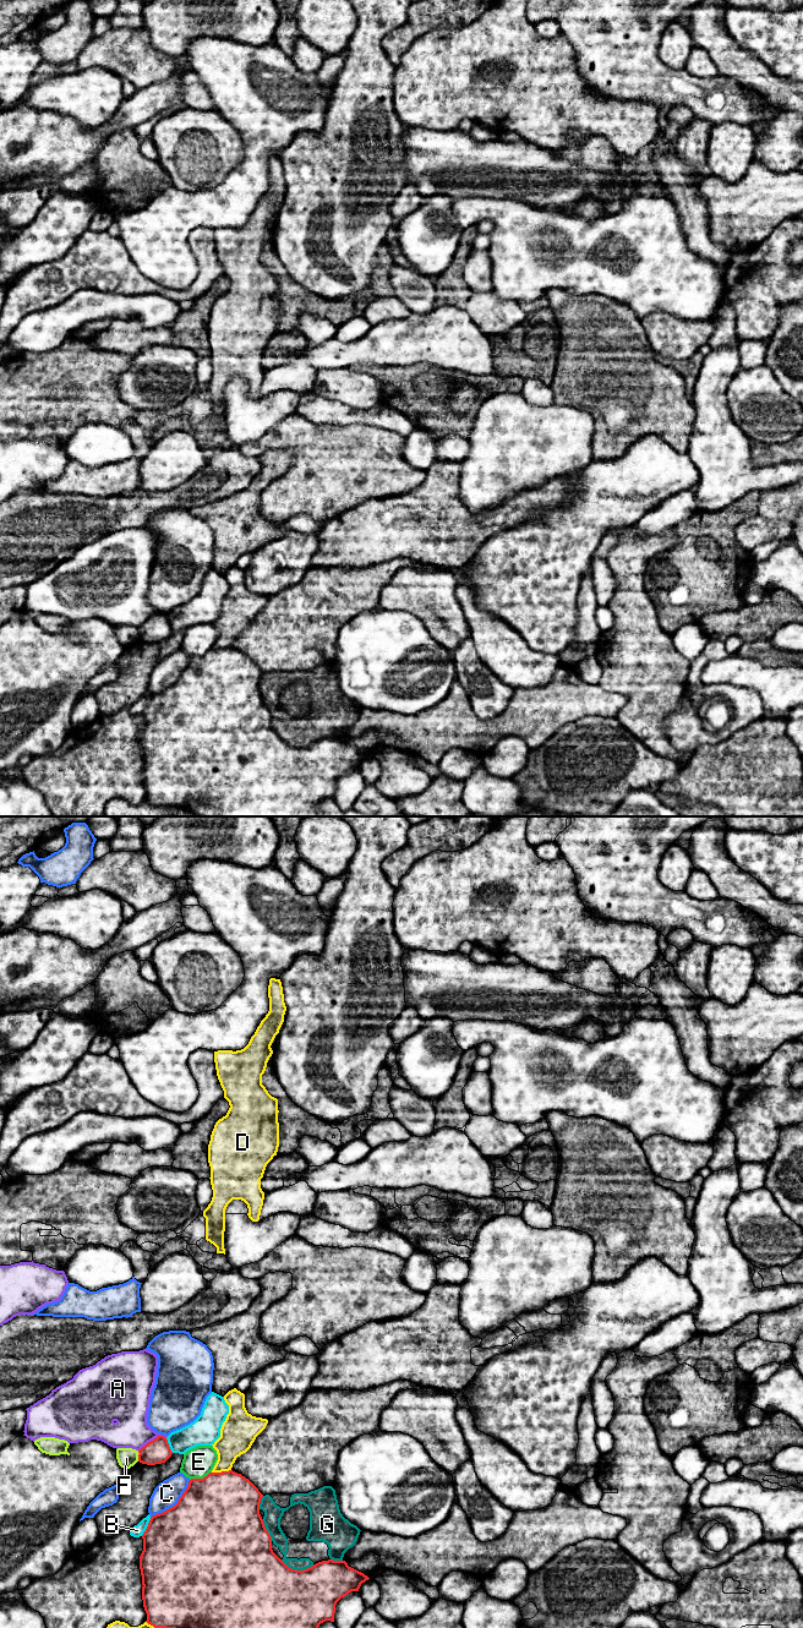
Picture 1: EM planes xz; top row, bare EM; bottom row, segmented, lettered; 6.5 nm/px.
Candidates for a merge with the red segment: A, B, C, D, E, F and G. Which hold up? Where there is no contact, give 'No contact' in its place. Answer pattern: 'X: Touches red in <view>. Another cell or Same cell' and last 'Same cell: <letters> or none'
A: Touches red in xz. Another cell
B: Touches red in xz. Another cell
C: Touches red in xz. Another cell
D: Touches red in xz. Another cell
E: Touches red in xz. Another cell
F: Touches red in xz. Another cell
G: Touches red in xz. Another cell
Same cell: none

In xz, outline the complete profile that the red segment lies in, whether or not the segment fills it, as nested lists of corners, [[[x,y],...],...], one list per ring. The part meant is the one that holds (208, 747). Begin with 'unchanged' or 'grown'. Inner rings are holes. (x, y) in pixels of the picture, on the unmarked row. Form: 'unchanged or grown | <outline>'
unchanged | [[[233,648],[209,650],[203,656],[191,656],[177,681],[163,690],[151,694],[142,712],[143,728],[140,733],[142,753],[142,777],[147,791],[147,801],[154,805],[175,807],[187,810],[195,816],[321,816],[317,807],[326,798],[334,799],[335,782],[351,769],[359,769],[362,760],[370,755],[348,743],[345,738],[322,738],[312,744],[296,748],[289,745],[272,727],[272,715],[260,692],[260,681],[263,672],[245,654]]]

